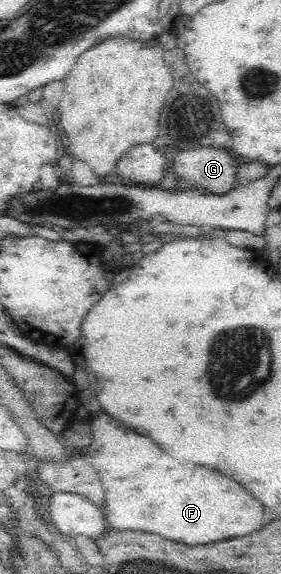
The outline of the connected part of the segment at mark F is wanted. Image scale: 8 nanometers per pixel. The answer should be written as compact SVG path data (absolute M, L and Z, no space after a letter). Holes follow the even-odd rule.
M99 410L91 424L89 417L86 418L85 426L93 440L86 450L105 488L107 508L103 510L104 515L107 516L107 524L115 530L153 532L169 540L195 546L245 536L261 528L263 504L257 498L251 498L251 494L235 480L229 480L207 466L175 462L167 450L159 450L153 440L135 434L103 410ZM121 440L135 442L131 442L131 446L123 446Z

